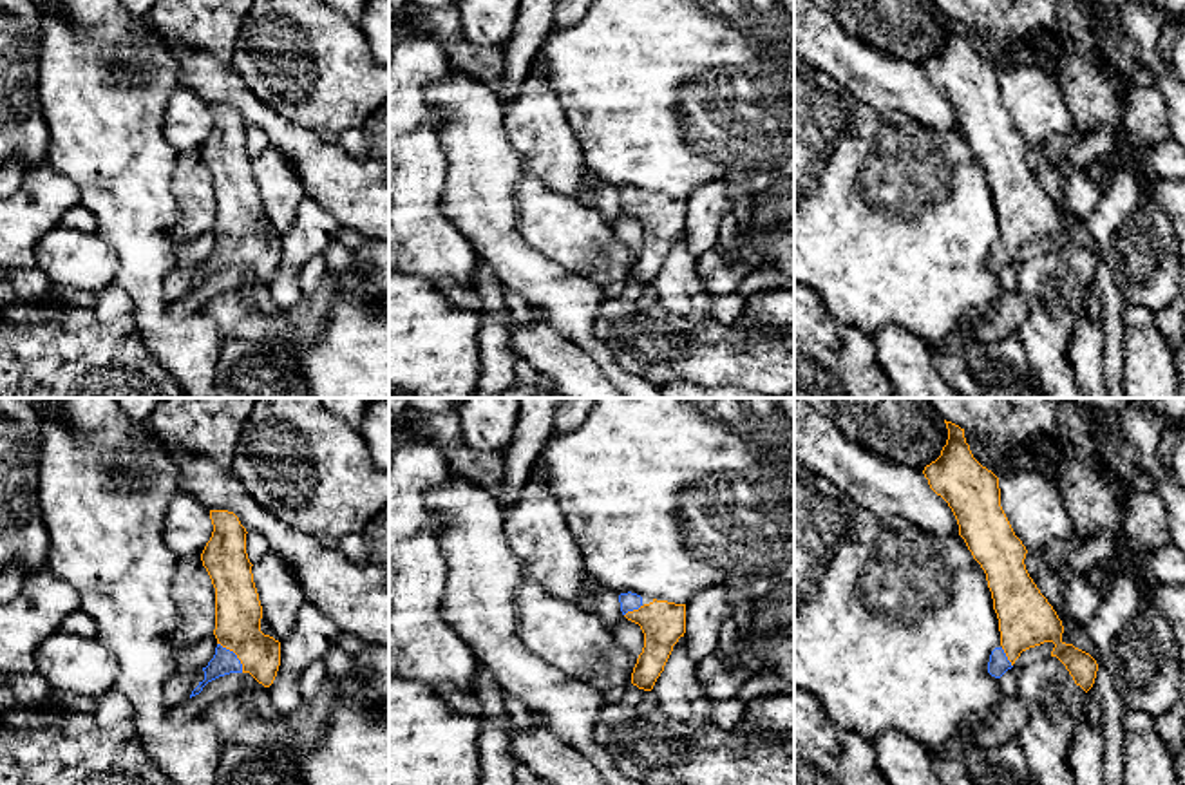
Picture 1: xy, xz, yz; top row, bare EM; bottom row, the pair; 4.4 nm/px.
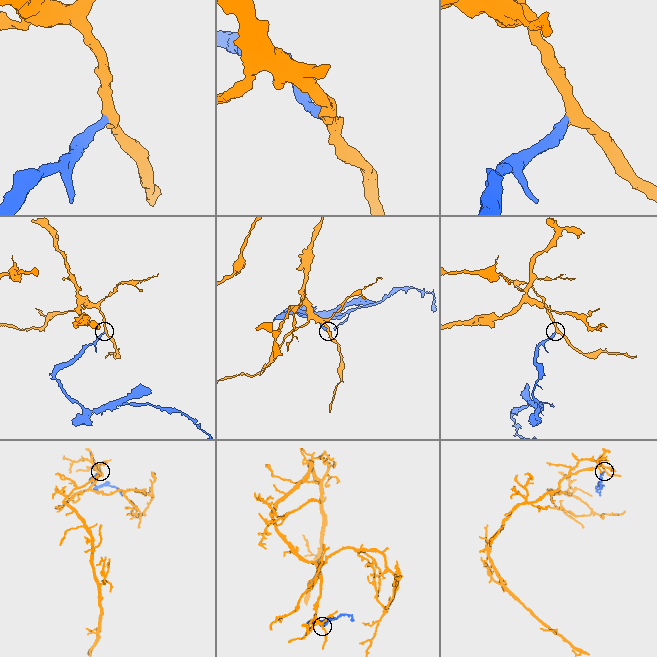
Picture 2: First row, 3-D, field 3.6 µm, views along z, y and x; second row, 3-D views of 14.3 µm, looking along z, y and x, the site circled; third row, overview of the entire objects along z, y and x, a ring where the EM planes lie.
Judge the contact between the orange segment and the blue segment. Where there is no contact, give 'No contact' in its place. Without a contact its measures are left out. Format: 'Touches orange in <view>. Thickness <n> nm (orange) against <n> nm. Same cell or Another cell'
Touches orange in xy. Thickness 200 nm (orange) against 110 nm. Same cell

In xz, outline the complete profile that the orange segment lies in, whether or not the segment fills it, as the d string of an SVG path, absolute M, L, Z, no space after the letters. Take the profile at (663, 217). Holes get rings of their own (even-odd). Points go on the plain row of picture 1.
M637 188L619 190L622 210L639 219L644 228L644 242L631 268L631 279L651 286L673 246L673 241L686 228L686 199L653 194L642 197Z

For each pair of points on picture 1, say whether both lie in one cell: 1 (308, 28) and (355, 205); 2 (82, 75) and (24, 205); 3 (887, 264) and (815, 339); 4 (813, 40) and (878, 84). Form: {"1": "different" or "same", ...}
{"1": "different", "2": "different", "3": "different", "4": "same"}

